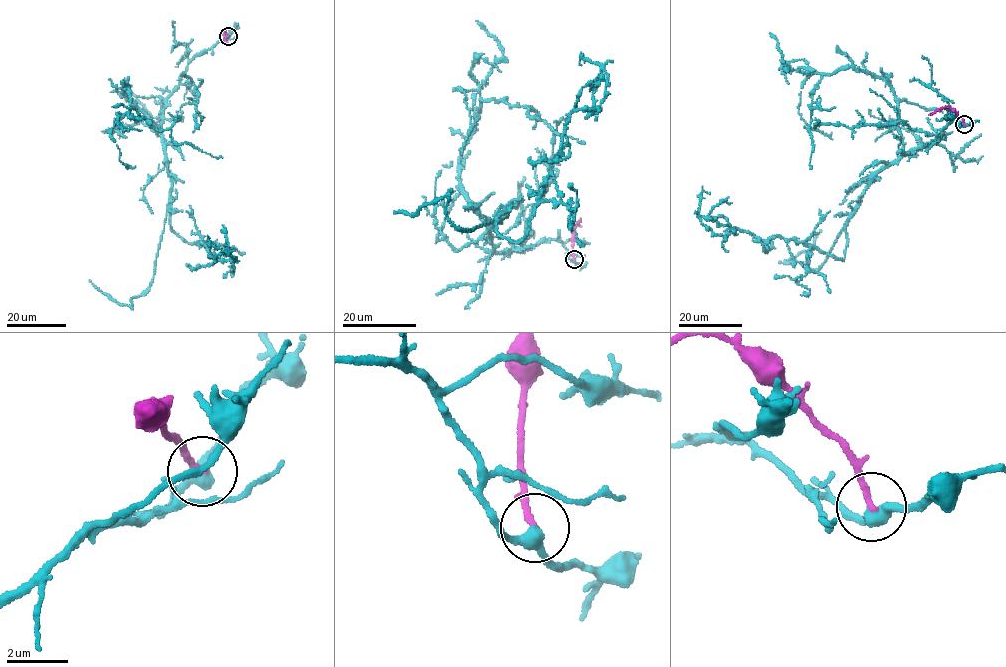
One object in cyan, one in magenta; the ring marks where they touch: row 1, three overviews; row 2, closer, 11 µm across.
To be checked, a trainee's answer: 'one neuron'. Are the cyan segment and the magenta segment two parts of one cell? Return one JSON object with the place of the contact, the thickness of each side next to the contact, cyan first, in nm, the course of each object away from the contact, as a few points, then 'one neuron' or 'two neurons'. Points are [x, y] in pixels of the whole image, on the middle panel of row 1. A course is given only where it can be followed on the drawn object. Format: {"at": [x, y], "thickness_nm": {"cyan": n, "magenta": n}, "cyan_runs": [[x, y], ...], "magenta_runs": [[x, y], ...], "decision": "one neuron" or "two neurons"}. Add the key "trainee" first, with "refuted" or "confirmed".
{"trainee": "refuted", "at": [574, 259], "thickness_nm": {"cyan": 360, "magenta": 200}, "cyan_runs": [[574, 259], [554, 239], [492, 251], [488, 227], [526, 233], [601, 73], [581, 65]], "magenta_runs": [[574, 259], [575, 226], [580, 218]], "decision": "two neurons"}

